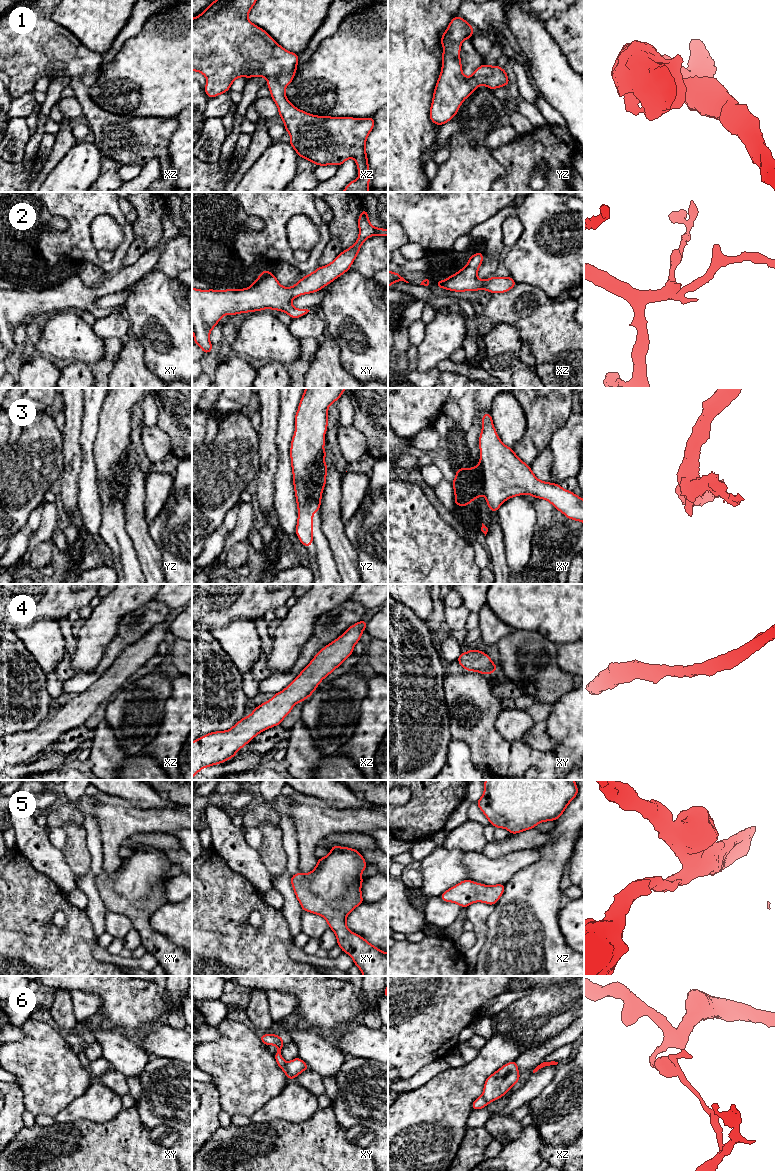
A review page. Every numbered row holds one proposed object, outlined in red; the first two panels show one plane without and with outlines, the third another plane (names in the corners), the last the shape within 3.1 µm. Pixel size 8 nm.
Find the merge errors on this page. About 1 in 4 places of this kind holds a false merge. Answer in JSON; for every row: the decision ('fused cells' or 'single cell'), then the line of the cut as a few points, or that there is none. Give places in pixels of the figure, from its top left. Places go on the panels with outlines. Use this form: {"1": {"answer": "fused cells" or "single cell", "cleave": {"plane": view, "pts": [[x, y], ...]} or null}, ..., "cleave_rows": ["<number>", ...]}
{"1": {"answer": "single cell", "cleave": null}, "2": {"answer": "single cell", "cleave": null}, "3": {"answer": "single cell", "cleave": null}, "4": {"answer": "single cell", "cleave": null}, "5": {"answer": "single cell", "cleave": null}, "6": {"answer": "fused cells", "cleave": {"plane": "xy", "pts": [[285, 1062], [290, 1078]]}}, "cleave_rows": ["6"]}

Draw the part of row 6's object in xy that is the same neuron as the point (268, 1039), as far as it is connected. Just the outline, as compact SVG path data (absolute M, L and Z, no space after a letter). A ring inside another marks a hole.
M264 1034L264 1035L259 1035L261 1041L267 1046L267 1045L276 1045L278 1050L277 1053L274 1055L275 1060L278 1064L278 1066L284 1071L286 1074L287 1078L289 1078L289 1074L287 1071L286 1067L286 1062L283 1060L281 1056L281 1049L283 1045L285 1044L282 1038L279 1035L274 1035L274 1034ZM289 1078L290 1079L290 1078Z

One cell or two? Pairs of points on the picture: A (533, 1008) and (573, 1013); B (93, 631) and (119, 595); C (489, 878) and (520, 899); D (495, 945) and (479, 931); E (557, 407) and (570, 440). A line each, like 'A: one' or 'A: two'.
A: two
B: one
C: two
D: two
E: two

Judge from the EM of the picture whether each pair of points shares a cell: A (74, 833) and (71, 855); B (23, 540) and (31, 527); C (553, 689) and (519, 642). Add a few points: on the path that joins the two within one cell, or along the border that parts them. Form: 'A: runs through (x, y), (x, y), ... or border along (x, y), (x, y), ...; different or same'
A: runs through (74, 838), (74, 850); same
B: runs through (23, 537), (28, 530); same
C: runs through (541, 677), (523, 654); same

